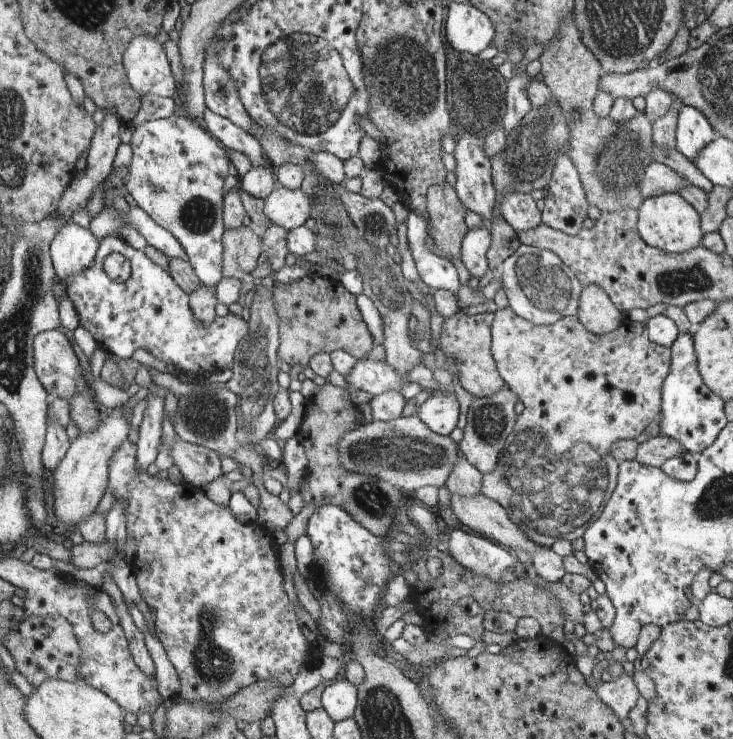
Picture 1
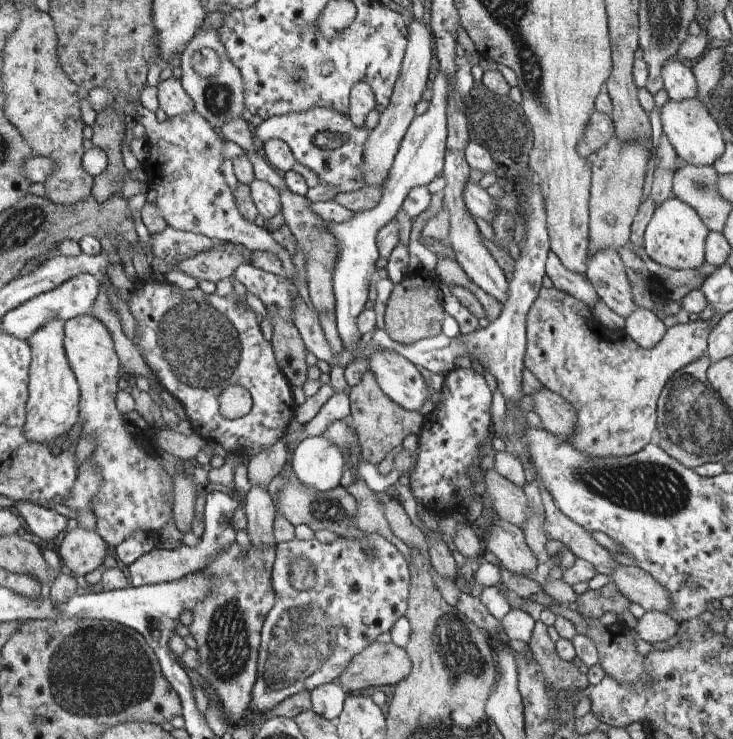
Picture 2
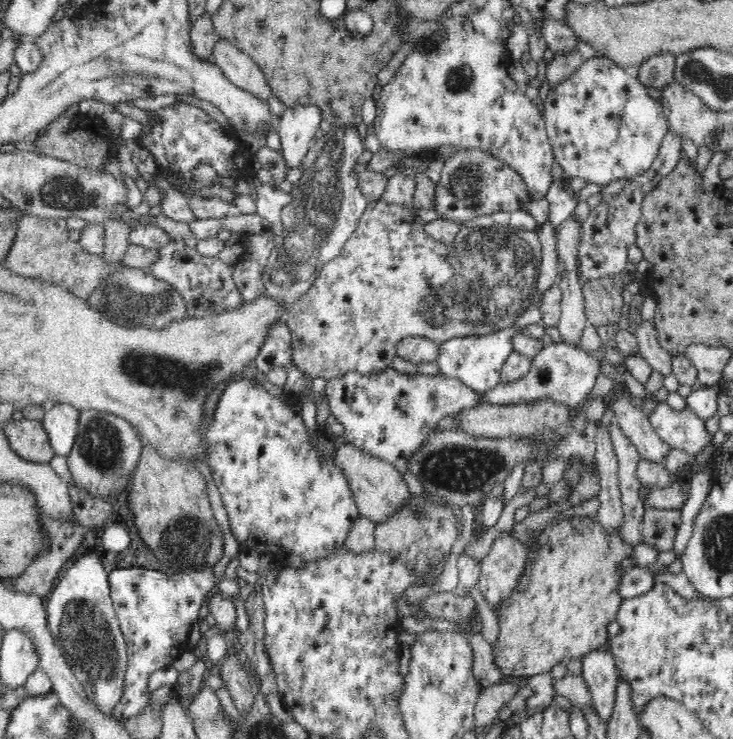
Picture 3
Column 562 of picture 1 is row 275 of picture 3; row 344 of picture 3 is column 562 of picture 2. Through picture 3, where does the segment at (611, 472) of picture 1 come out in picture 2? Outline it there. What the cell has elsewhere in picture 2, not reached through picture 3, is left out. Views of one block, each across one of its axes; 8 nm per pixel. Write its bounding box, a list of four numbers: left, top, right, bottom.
[525,287,713,457]

